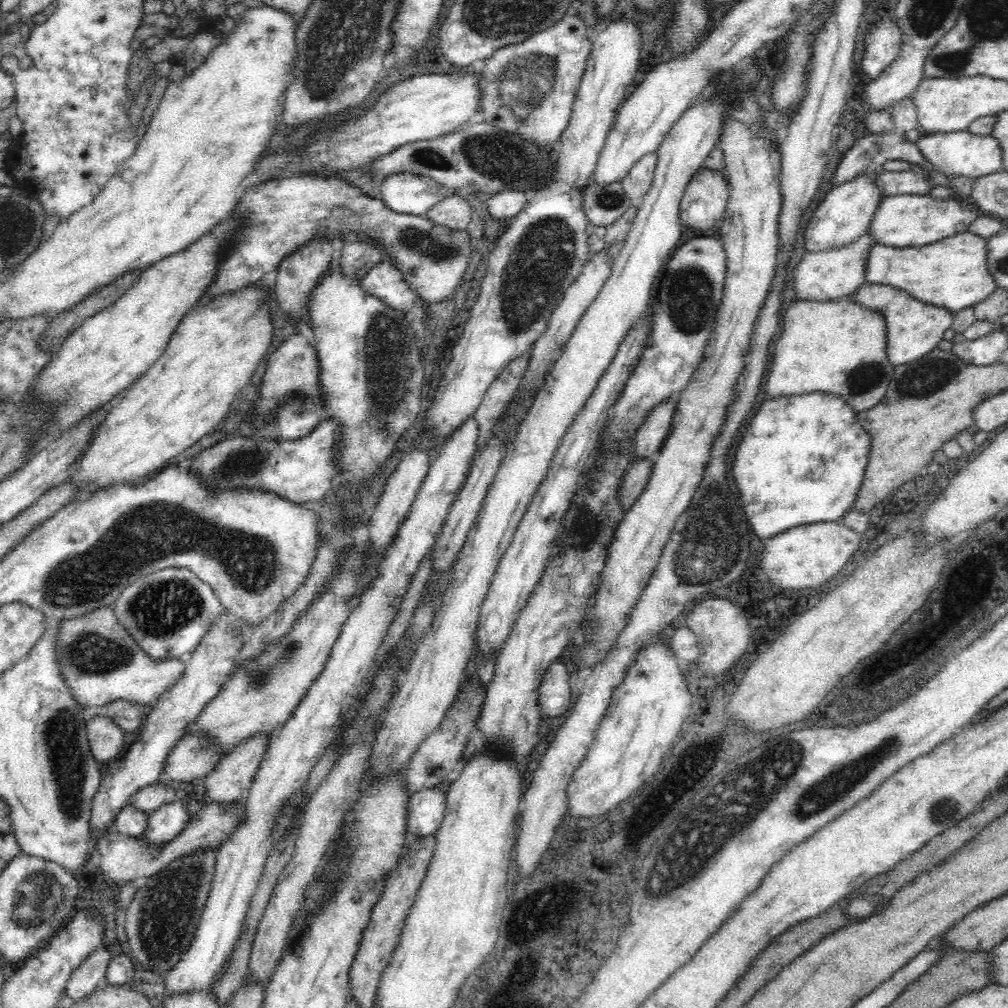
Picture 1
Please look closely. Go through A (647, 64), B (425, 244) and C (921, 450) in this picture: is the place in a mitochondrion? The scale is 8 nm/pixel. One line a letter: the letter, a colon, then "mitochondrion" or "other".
A: other
B: mitochondrion
C: other

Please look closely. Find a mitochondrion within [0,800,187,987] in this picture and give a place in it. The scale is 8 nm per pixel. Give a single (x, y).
(38, 898)

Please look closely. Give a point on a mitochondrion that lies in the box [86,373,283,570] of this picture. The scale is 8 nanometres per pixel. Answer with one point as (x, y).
(243, 462)

